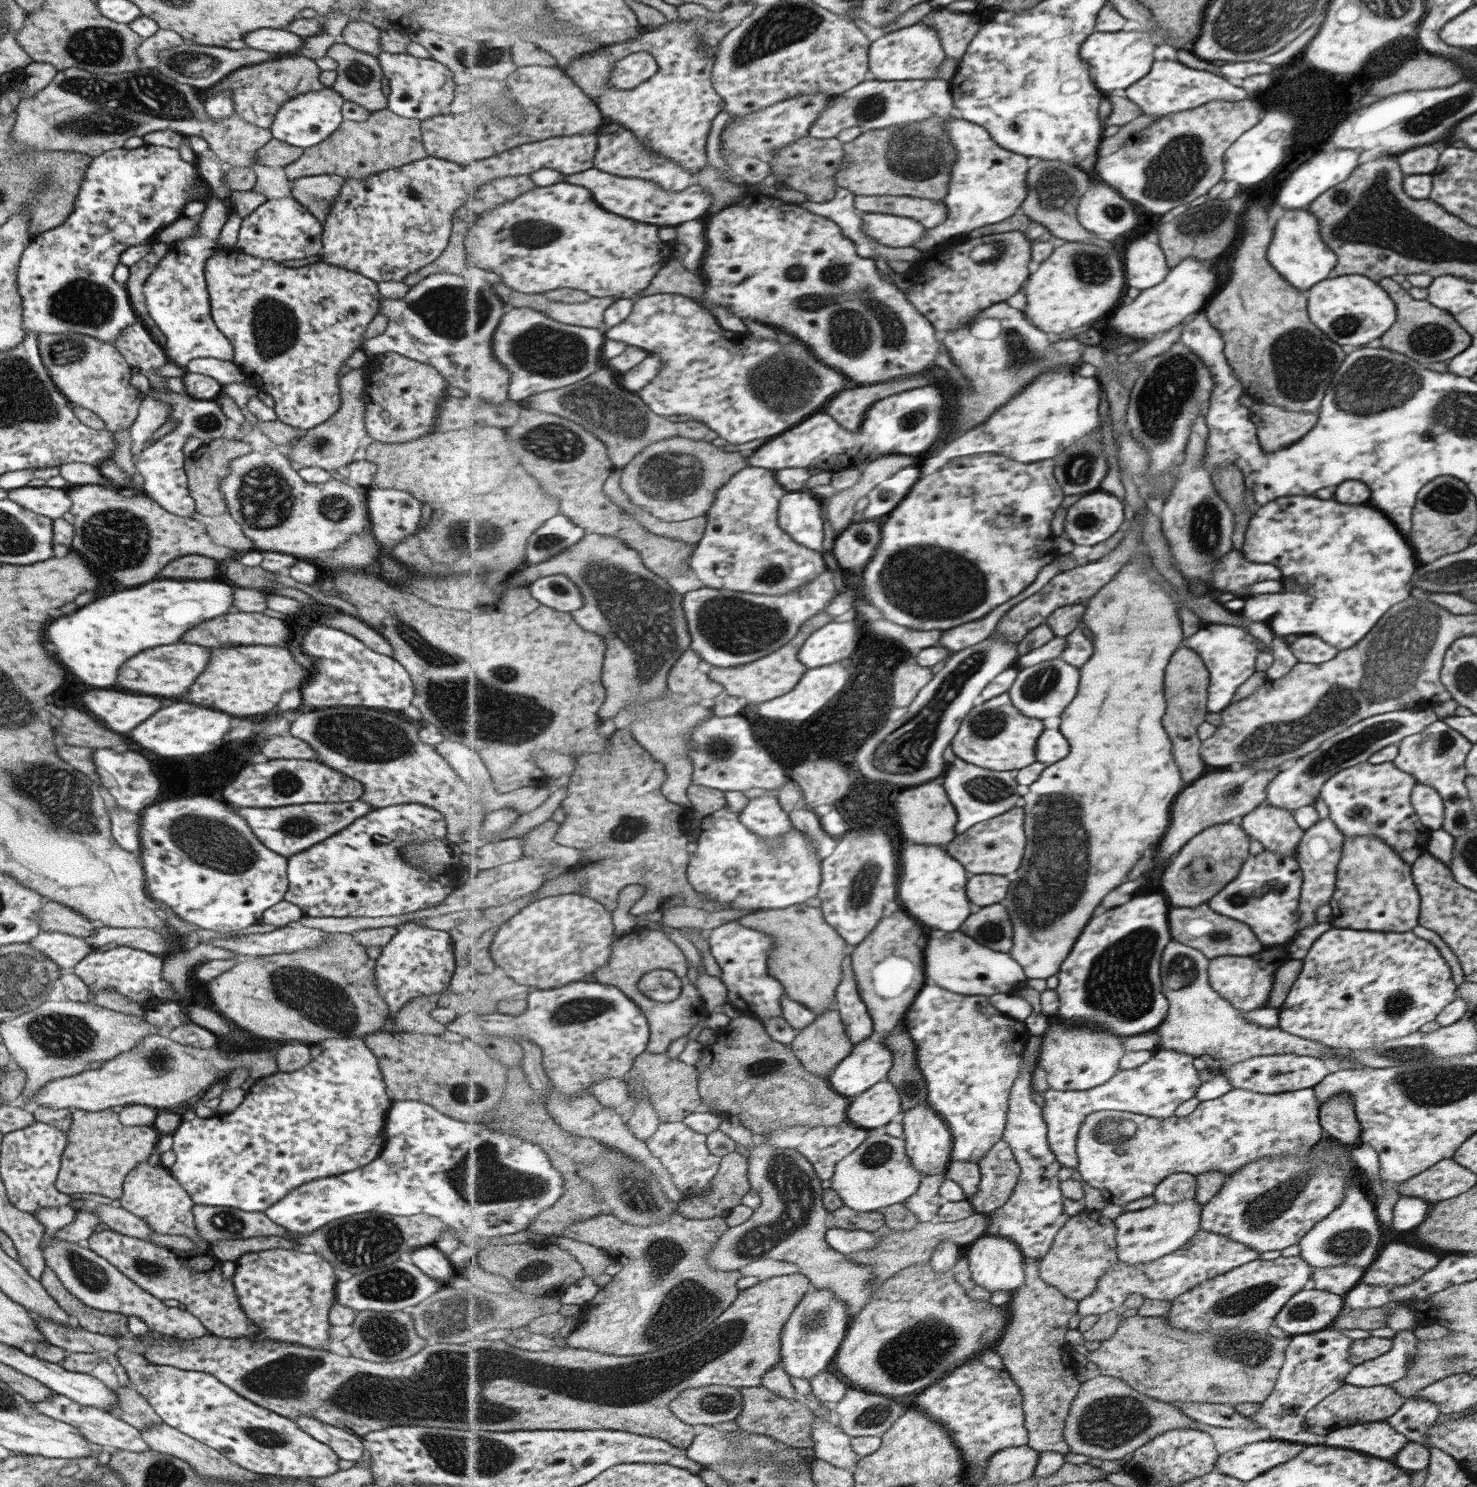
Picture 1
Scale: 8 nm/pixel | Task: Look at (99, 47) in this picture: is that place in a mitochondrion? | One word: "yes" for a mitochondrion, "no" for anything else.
yes

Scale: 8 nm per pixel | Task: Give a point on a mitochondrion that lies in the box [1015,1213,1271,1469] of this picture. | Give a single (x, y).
(1111, 1422)

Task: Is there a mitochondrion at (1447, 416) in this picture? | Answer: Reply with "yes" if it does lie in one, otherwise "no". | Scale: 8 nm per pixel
yes

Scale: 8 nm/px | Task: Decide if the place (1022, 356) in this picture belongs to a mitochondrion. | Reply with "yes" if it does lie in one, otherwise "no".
yes

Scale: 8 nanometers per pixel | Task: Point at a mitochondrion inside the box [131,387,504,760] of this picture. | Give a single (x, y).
(265, 499)

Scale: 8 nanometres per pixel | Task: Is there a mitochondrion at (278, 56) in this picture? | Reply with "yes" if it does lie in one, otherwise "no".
no

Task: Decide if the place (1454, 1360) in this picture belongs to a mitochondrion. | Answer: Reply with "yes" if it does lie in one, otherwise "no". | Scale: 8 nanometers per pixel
yes

